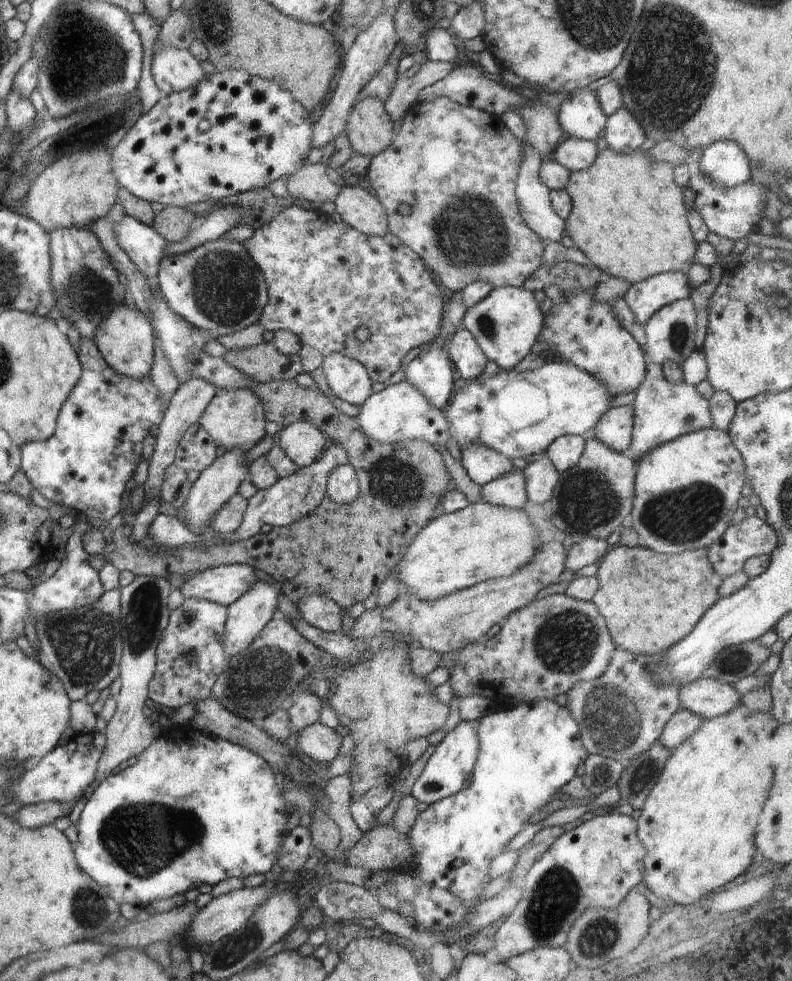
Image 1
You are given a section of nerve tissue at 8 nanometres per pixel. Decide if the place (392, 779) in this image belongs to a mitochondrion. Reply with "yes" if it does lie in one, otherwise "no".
no

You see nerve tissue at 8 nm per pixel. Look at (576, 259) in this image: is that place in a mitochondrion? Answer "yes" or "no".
no

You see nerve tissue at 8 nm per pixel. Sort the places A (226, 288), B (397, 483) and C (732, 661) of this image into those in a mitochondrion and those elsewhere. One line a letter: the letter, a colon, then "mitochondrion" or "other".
A: mitochondrion
B: mitochondrion
C: mitochondrion

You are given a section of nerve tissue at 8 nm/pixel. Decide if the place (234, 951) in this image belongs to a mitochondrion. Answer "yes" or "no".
yes

